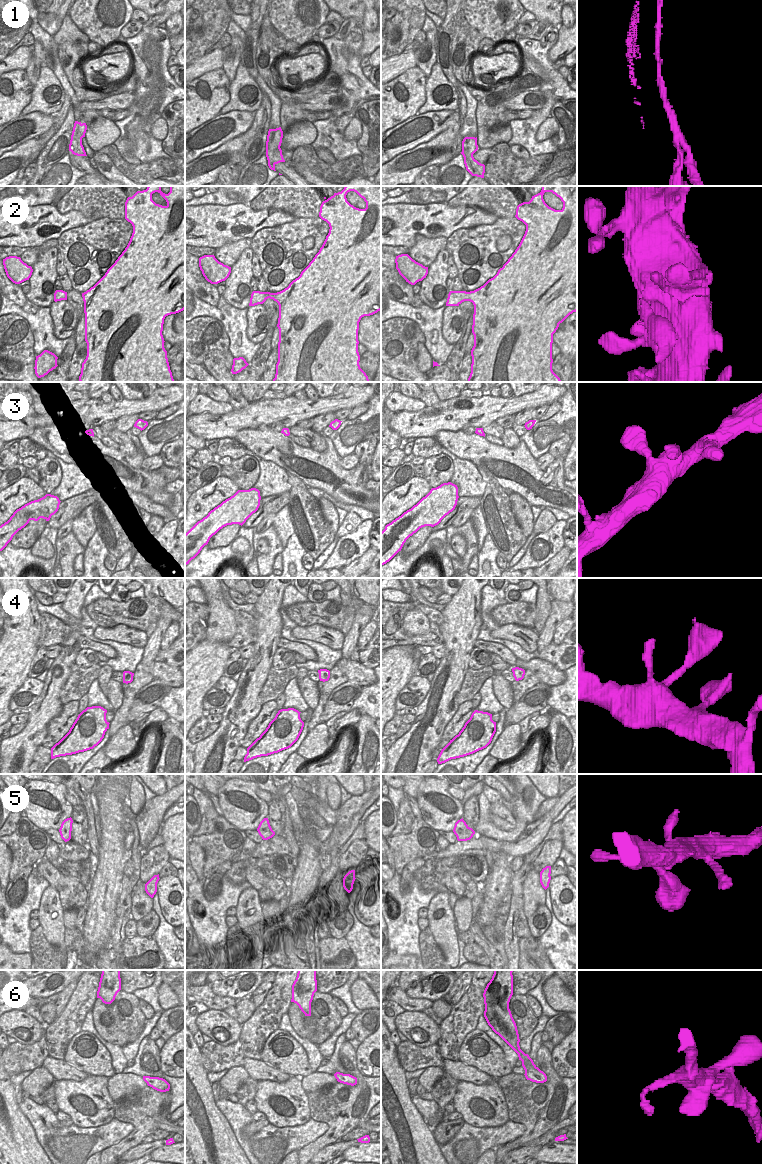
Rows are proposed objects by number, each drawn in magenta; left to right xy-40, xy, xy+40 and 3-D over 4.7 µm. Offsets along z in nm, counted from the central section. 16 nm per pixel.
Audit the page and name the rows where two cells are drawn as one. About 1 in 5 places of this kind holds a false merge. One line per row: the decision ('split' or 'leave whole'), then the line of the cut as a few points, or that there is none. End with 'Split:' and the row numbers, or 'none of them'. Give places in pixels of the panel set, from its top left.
1: split | xy-40 (80, 124), (81, 139)
2: leave whole | no cut
3: leave whole | no cut
4: leave whole | no cut
5: leave whole | no cut
6: leave whole | no cut
Split: 1

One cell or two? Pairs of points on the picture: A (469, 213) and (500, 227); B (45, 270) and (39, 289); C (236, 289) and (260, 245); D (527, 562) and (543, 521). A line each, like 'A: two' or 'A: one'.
A: two
B: one
C: two
D: two

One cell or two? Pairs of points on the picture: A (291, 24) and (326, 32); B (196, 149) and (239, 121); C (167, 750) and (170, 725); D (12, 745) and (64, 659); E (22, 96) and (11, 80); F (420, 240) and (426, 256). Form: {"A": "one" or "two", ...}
{"A": "two", "B": "one", "C": "one", "D": "one", "E": "one", "F": "one"}

